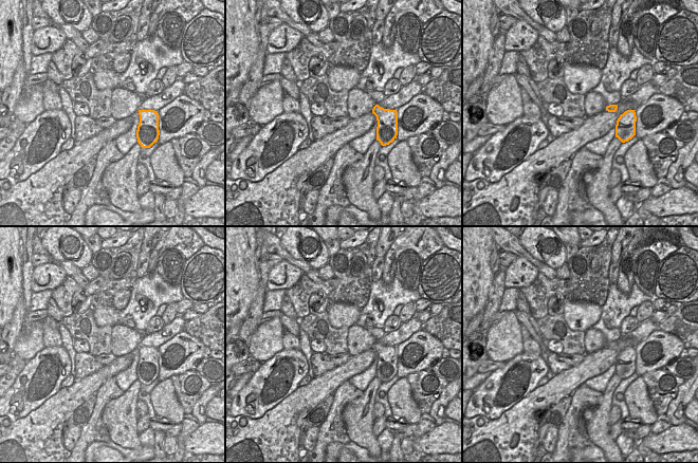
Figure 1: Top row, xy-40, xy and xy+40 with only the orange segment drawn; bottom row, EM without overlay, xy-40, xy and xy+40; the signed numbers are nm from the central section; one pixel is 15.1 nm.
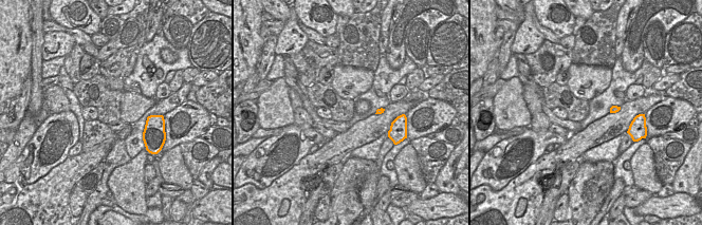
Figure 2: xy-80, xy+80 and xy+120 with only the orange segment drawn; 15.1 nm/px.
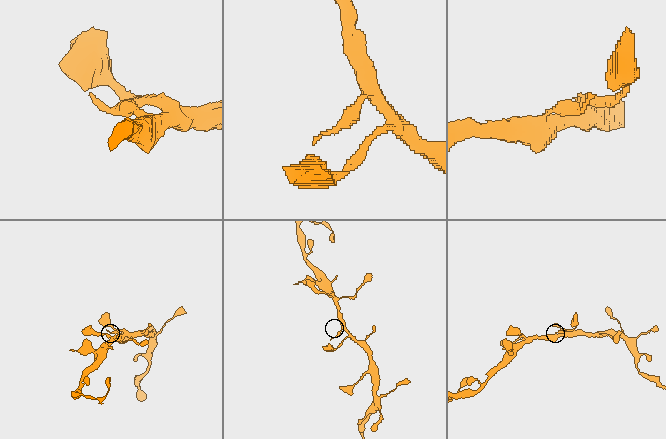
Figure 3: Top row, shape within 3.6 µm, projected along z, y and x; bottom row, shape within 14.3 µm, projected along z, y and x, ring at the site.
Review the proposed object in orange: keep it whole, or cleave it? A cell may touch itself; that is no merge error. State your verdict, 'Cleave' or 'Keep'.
Keep.

